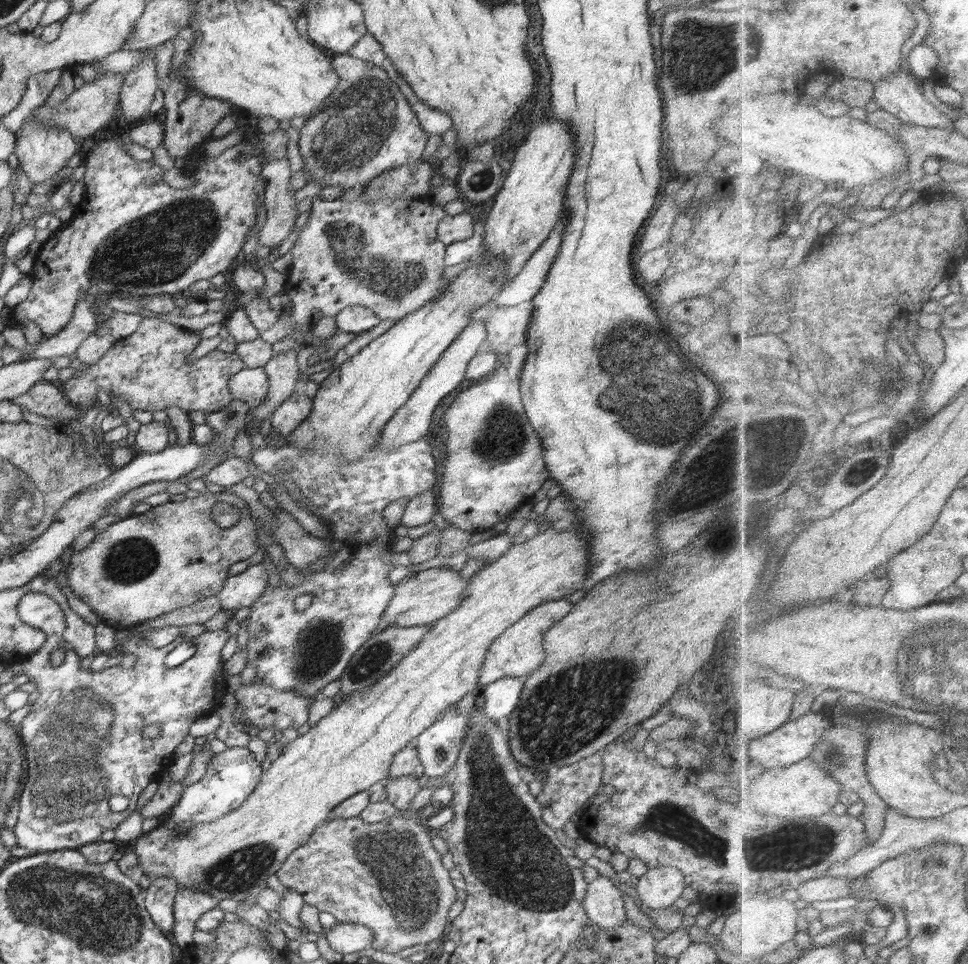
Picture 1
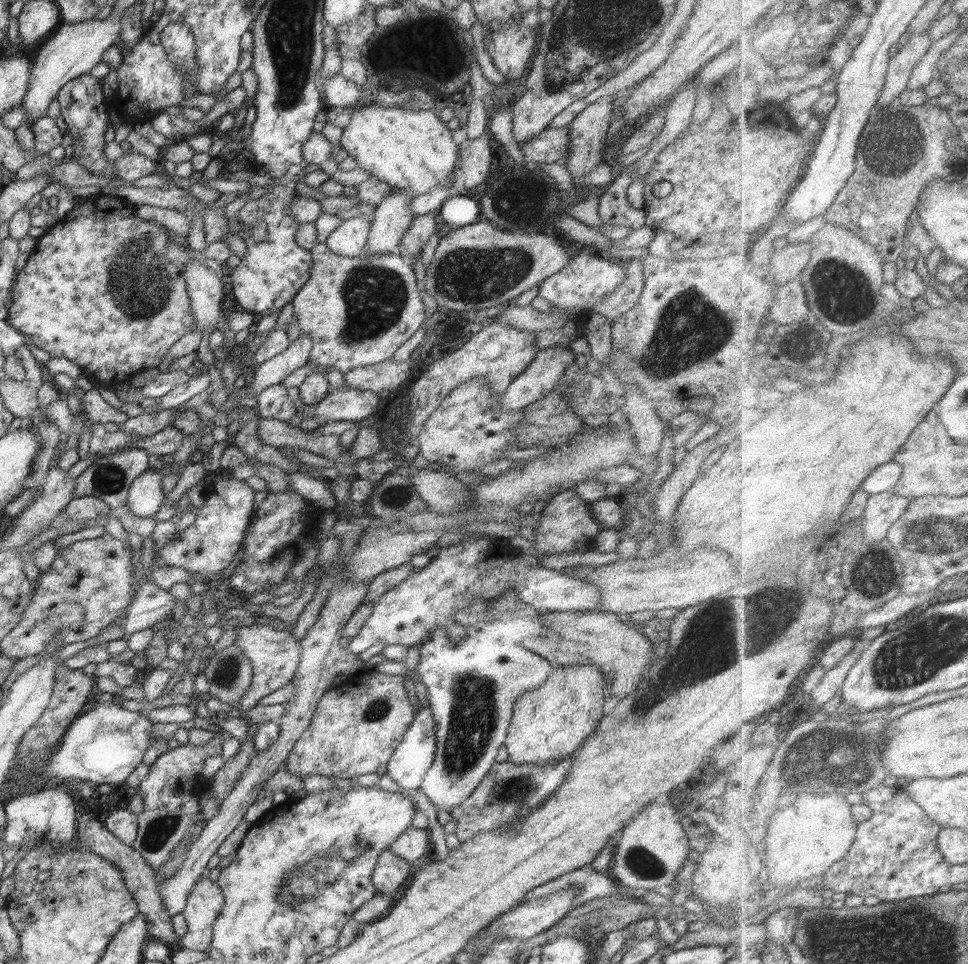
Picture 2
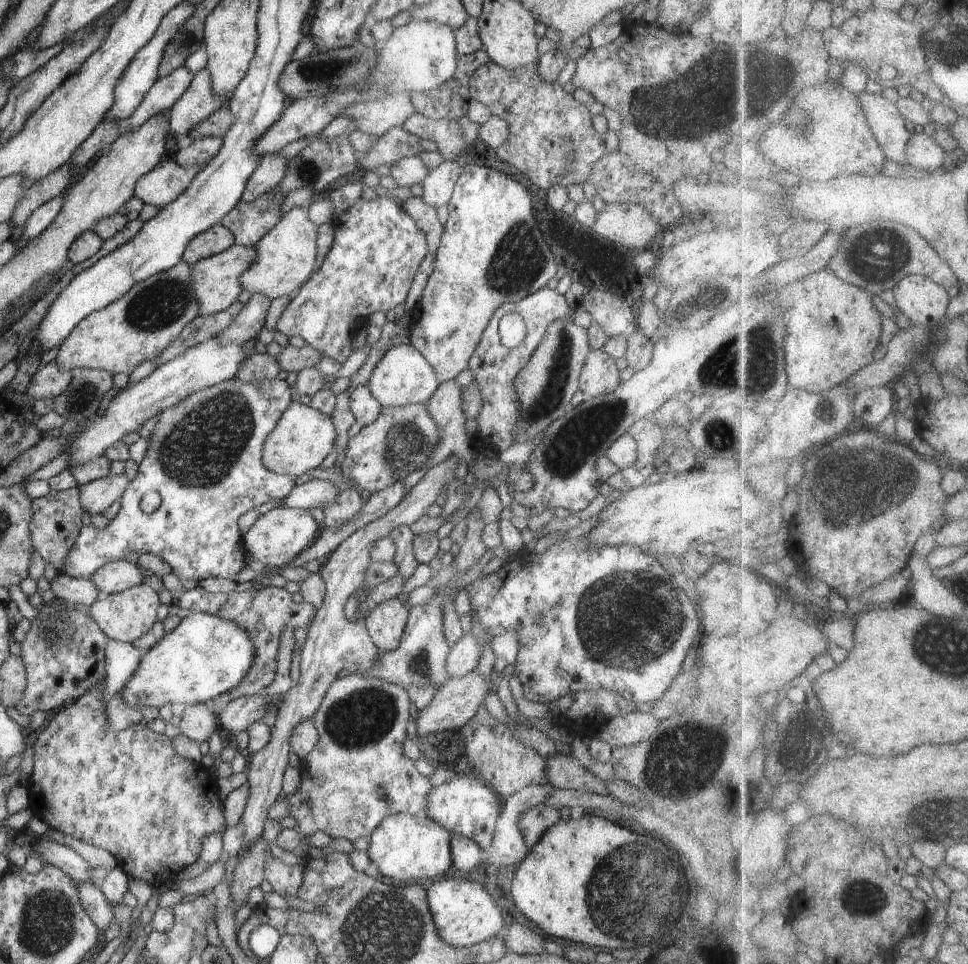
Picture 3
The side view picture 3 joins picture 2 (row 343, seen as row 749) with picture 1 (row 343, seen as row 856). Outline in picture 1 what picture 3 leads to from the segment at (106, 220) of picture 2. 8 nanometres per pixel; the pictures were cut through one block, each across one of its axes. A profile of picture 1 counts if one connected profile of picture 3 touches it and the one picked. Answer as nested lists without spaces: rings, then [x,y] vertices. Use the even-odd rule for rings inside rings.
[[[144,317],[130,336],[117,339],[110,350],[96,364],[84,364],[86,366],[84,371],[77,370],[75,377],[61,382],[64,385],[62,392],[66,394],[66,399],[83,411],[92,407],[100,407],[101,403],[96,394],[98,394],[98,390],[105,390],[111,399],[114,396],[124,398],[133,410],[140,409],[154,413],[156,410],[175,406],[188,413],[192,411],[214,412],[224,408],[234,399],[228,388],[229,378],[246,366],[235,352],[229,353],[218,349],[212,350],[206,356],[189,363],[188,357],[202,338],[204,337],[200,330],[186,330],[182,326],[162,321],[162,319]]]

